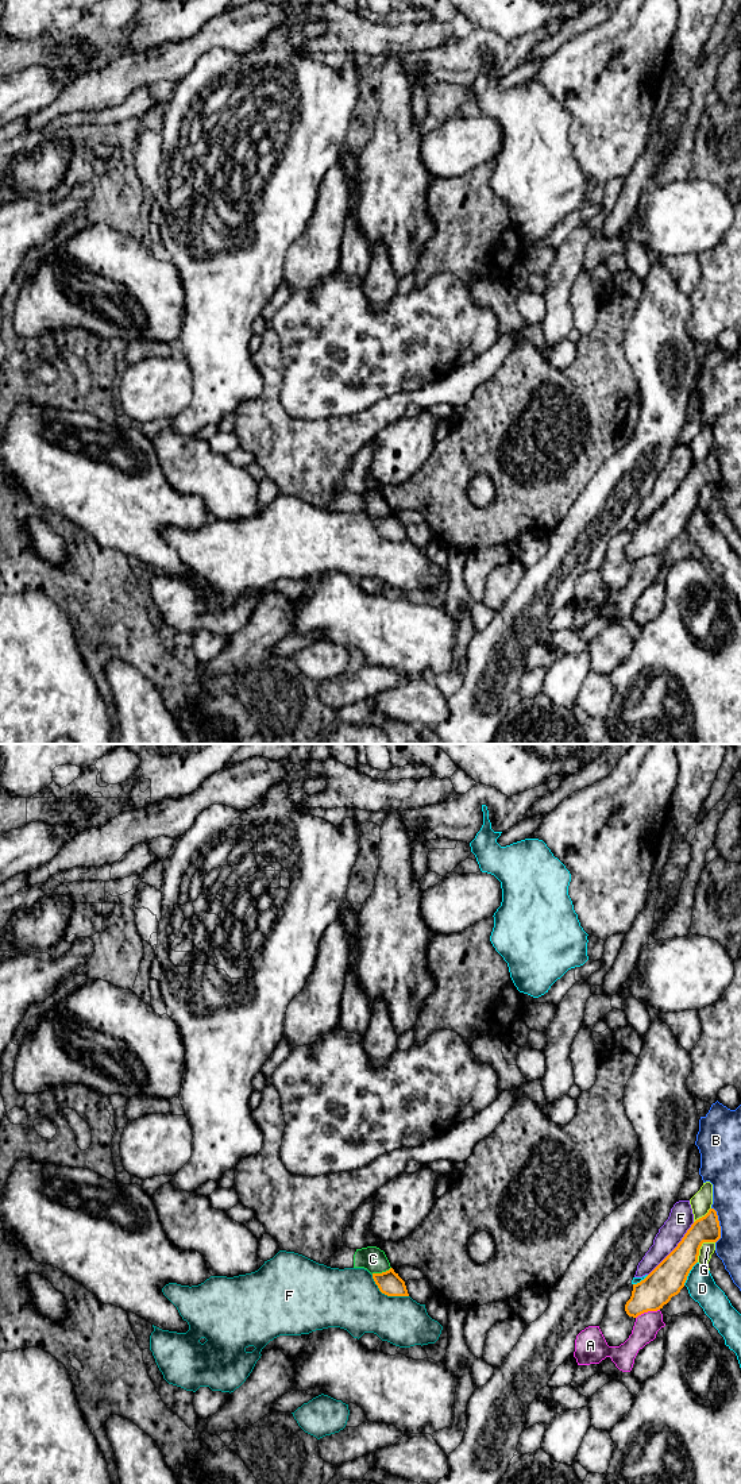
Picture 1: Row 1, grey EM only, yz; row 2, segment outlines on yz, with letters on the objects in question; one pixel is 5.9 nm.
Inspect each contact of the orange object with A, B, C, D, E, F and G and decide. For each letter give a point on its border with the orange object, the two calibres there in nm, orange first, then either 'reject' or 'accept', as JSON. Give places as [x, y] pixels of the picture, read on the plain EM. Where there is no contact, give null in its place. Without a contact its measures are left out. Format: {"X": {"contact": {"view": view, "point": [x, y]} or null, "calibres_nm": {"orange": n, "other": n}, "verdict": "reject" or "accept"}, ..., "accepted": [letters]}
{"A": {"contact": {"view": "yz", "point": [647, 555]}, "calibres_nm": {"orange": 200, "other": 150}, "verdict": "reject"}, "B": {"contact": {"view": "yz", "point": [718, 469]}, "calibres_nm": {"orange": 160, "other": 180}, "verdict": "reject"}, "C": {"contact": {"view": "yz", "point": [382, 516]}, "calibres_nm": {"orange": 140, "other": 150}, "verdict": "accept"}, "D": {"contact": {"view": "yz", "point": [689, 516]}, "calibres_nm": {"orange": 200, "other": 170}, "verdict": "reject"}, "E": {"contact": {"view": "yz", "point": [674, 493]}, "calibres_nm": {"orange": 200, "other": 150}, "verdict": "reject"}, "F": {"contact": {"view": "yz", "point": [386, 538]}, "calibres_nm": {"orange": 140, "other": 360}, "verdict": "reject"}, "G": {"contact": {"view": "yz", "point": [701, 489]}, "calibres_nm": {"orange": 190, "other": 80}, "verdict": "reject"}, "accepted": ["C"]}

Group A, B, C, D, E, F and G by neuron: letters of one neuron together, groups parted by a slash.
A / B / C / D / E / F / G

